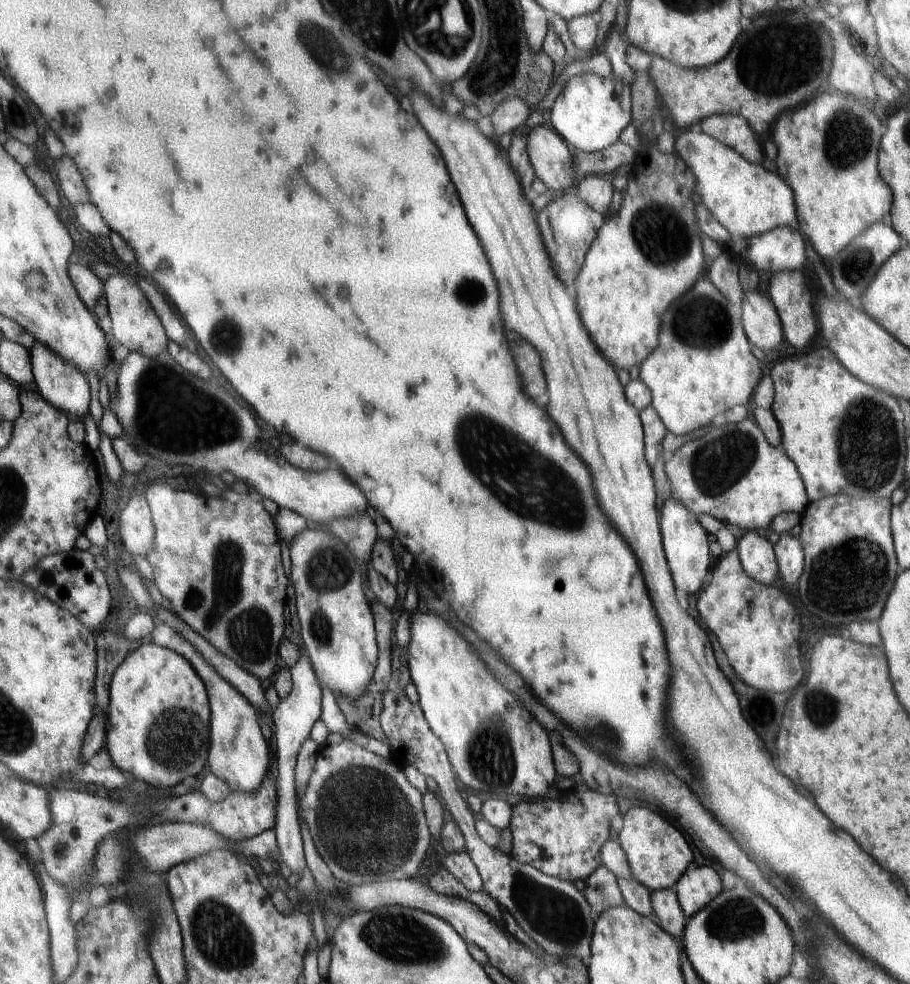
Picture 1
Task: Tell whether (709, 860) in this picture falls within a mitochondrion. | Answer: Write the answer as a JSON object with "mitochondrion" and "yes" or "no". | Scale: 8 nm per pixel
{"mitochondrion":"no"}

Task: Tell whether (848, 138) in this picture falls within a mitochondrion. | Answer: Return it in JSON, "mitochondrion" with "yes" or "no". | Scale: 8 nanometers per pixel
{"mitochondrion":"yes"}

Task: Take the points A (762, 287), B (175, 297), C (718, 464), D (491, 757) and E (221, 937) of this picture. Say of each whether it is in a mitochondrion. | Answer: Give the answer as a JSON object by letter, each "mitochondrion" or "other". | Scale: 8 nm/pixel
{"A":"other","B":"other","C":"mitochondrion","D":"mitochondrion","E":"mitochondrion"}

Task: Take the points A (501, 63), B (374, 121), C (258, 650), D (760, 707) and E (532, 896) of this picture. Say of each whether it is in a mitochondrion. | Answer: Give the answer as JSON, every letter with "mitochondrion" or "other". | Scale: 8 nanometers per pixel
{"A":"mitochondrion","B":"other","C":"mitochondrion","D":"other","E":"mitochondrion"}

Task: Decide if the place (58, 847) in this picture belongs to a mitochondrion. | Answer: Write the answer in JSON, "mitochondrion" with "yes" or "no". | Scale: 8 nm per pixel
{"mitochondrion":"yes"}

